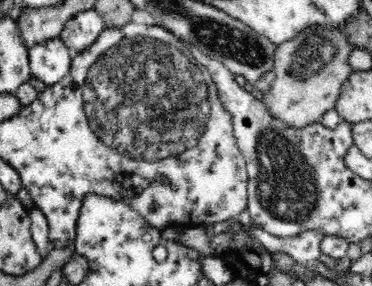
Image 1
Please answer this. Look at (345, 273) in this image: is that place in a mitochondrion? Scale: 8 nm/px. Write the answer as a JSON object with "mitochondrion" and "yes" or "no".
{"mitochondrion":"no"}

